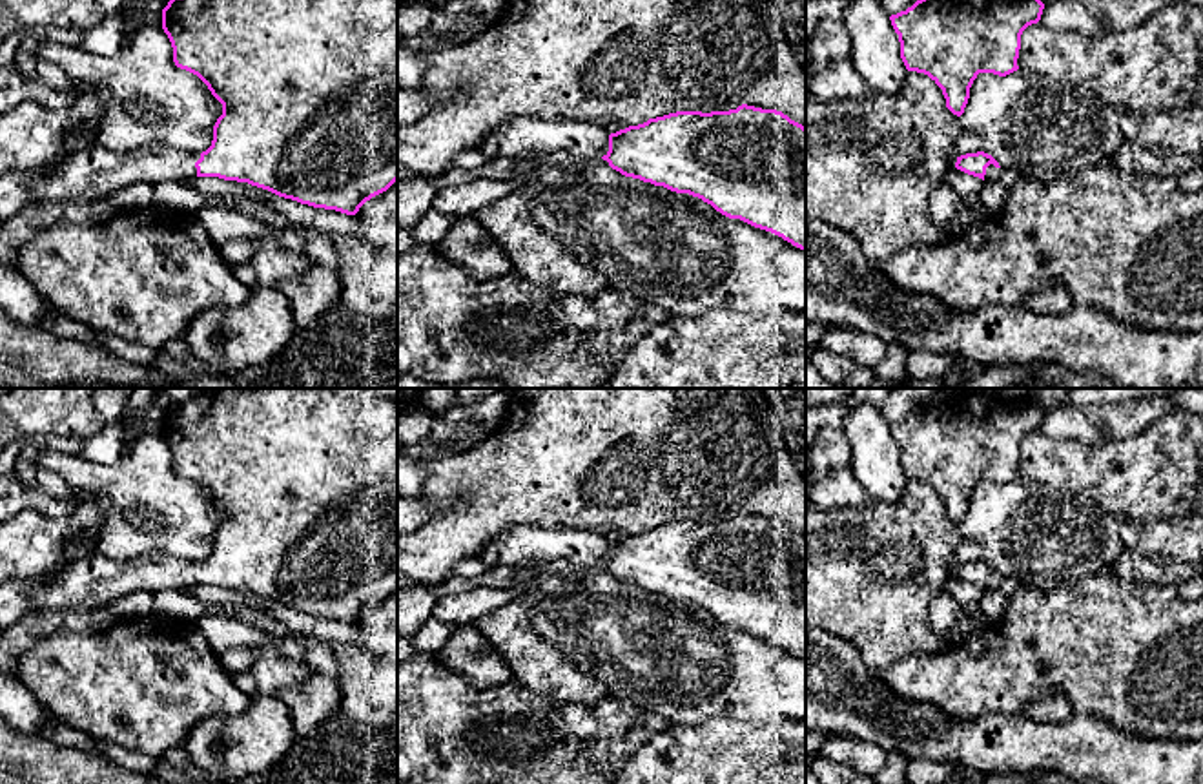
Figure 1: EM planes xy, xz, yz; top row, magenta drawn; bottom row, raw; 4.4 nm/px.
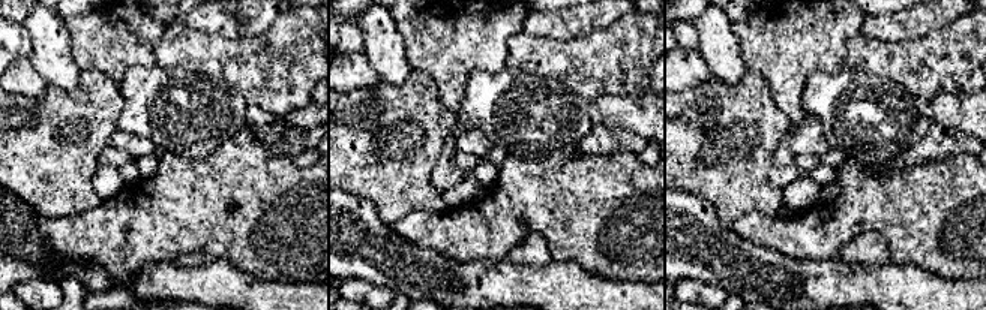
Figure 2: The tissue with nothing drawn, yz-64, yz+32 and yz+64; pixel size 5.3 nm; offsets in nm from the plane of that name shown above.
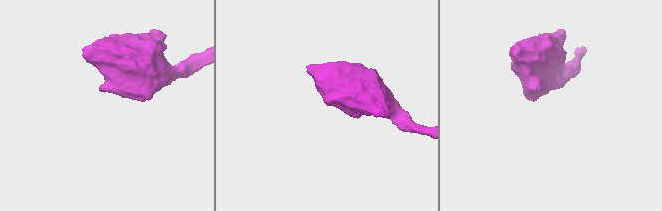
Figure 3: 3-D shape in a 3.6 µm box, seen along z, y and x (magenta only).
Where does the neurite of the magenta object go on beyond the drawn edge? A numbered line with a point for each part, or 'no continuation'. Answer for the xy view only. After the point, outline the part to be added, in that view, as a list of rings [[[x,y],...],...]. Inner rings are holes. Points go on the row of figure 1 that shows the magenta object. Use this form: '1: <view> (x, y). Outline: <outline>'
1: xy (92, 174). Outline: [[[93,144],[33,181],[31,193],[36,202],[91,202],[135,182],[186,182],[197,177],[199,159],[195,151],[149,146],[111,151]]]

